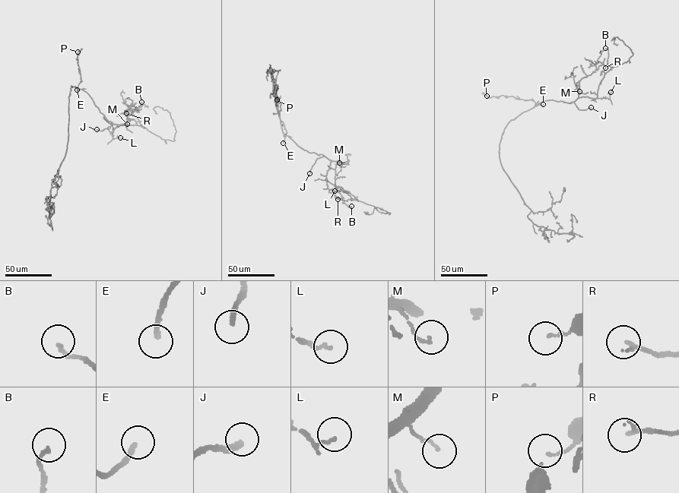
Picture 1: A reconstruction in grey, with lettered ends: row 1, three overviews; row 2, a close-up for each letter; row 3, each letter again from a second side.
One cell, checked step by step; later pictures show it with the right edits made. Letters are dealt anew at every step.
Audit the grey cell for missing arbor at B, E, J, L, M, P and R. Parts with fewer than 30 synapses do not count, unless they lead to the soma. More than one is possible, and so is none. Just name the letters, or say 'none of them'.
E, J

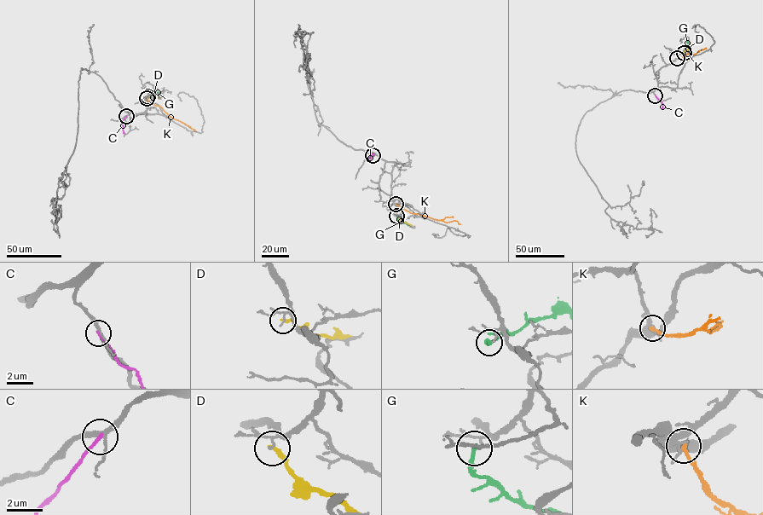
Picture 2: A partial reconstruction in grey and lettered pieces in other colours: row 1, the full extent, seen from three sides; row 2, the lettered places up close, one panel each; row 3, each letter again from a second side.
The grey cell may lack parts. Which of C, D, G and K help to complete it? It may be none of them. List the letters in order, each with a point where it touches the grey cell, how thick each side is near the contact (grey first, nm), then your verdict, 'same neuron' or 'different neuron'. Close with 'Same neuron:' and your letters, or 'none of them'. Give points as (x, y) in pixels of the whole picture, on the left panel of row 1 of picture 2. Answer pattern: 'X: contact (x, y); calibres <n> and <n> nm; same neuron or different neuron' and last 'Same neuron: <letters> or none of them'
C: contact (126, 116); calibres 200 and 180 nm; different neuron
D: contact (148, 96); calibres 90 and 240 nm; different neuron
G: contact (147, 96); calibres 100 and 240 nm; different neuron
K: contact (147, 98); calibres 240 and 240 nm; different neuron
Same neuron: none of them

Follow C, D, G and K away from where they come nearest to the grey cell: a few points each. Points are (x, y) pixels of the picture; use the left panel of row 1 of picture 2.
C: (126, 116), (122, 122), (124, 133)
D: (148, 96), (160, 97)
G: (147, 96), (159, 91)
K: (147, 98), (170, 117), (196, 130)

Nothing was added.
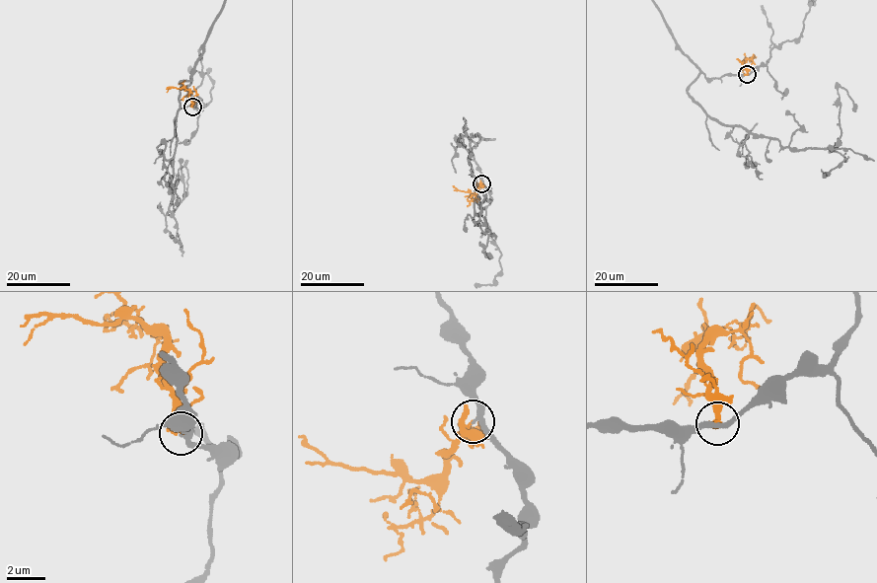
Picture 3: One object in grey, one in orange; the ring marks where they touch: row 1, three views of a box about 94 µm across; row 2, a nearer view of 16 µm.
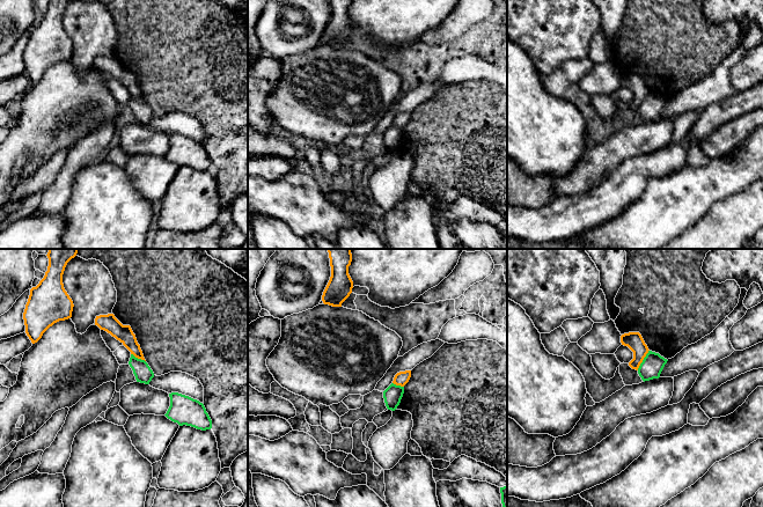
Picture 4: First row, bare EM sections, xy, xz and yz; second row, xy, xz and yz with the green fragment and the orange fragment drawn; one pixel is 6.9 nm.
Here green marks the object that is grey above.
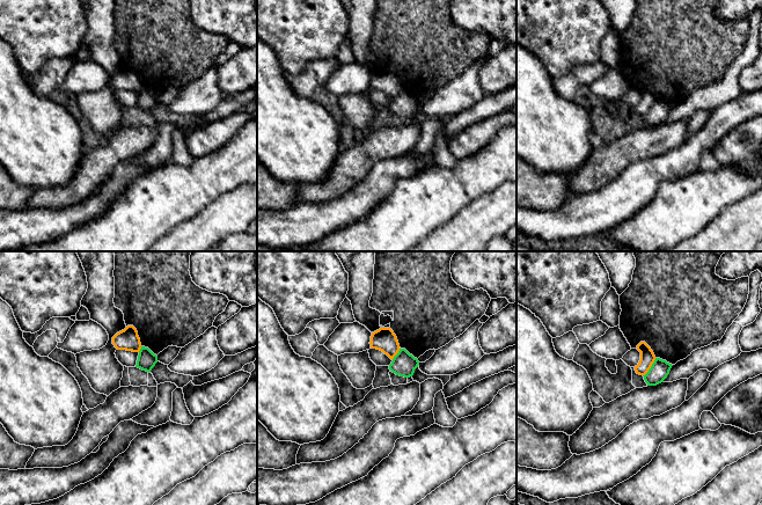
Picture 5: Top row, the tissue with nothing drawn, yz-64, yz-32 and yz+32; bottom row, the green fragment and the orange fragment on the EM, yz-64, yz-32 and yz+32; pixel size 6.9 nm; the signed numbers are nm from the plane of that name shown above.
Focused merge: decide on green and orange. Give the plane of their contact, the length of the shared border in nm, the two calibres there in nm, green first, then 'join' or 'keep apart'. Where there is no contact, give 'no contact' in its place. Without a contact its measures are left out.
contact in yz; length 170 nm; calibres 150 and 120 nm; keep apart

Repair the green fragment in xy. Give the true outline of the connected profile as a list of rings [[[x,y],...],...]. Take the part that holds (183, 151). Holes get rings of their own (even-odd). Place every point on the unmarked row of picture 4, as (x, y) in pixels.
[[[171,133],[169,138],[170,147],[164,155],[168,160],[179,167],[186,166],[201,171],[212,169],[212,161],[203,144],[178,133]]]

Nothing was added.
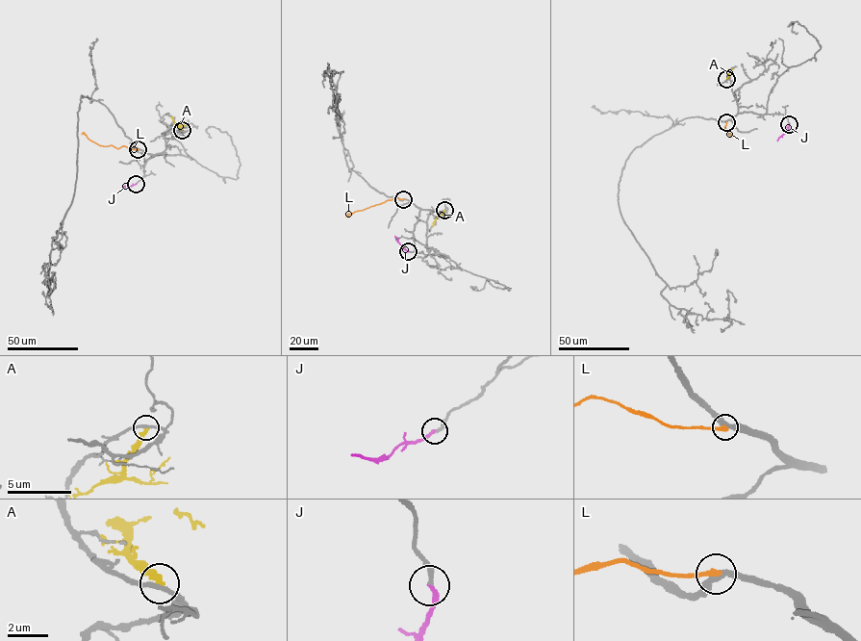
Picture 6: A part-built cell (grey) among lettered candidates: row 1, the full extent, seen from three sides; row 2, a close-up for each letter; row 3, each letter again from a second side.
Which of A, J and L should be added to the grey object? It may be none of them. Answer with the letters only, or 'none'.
J

